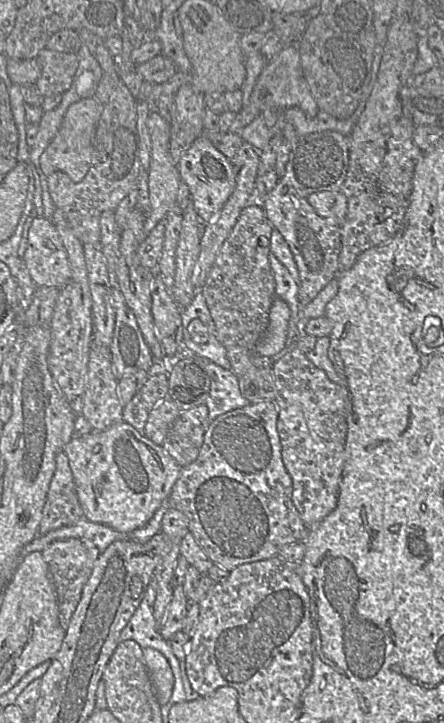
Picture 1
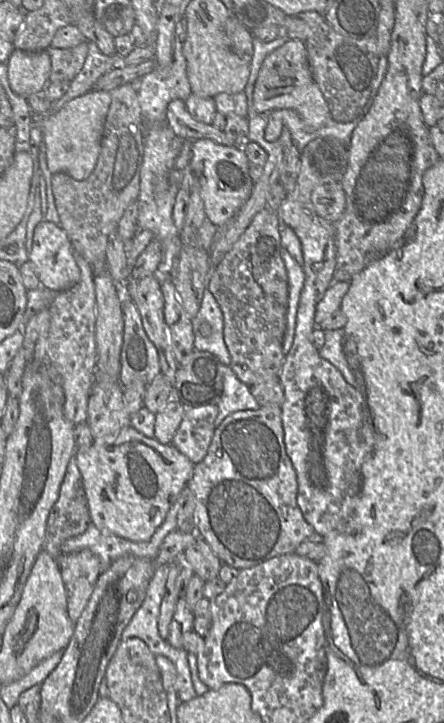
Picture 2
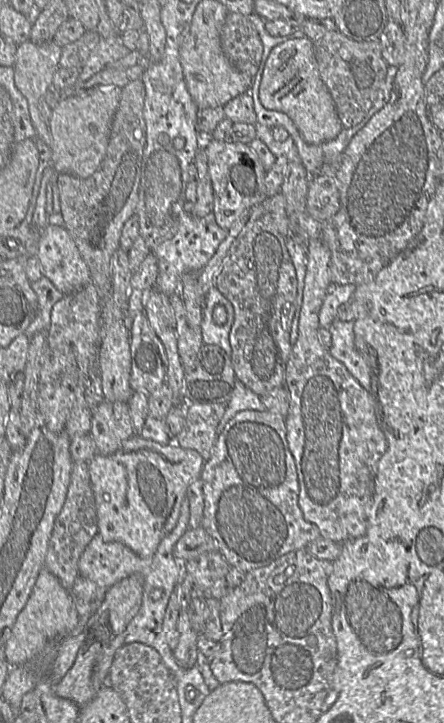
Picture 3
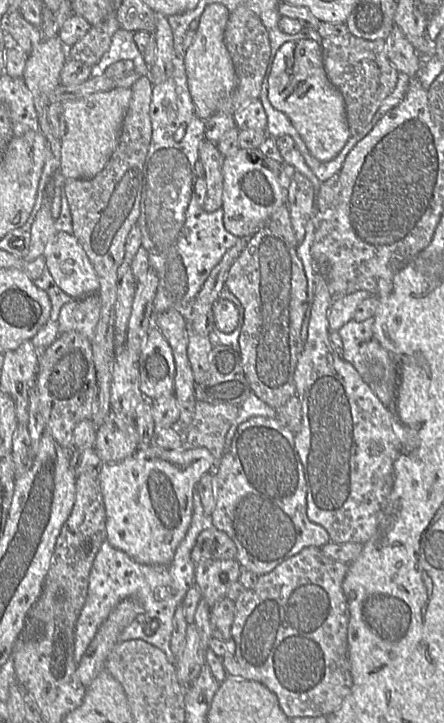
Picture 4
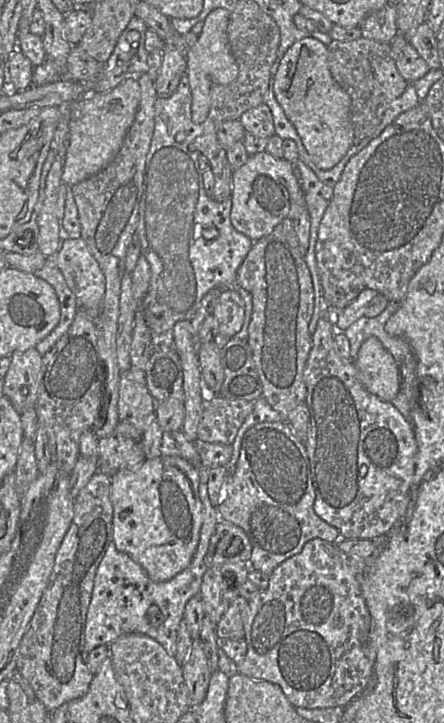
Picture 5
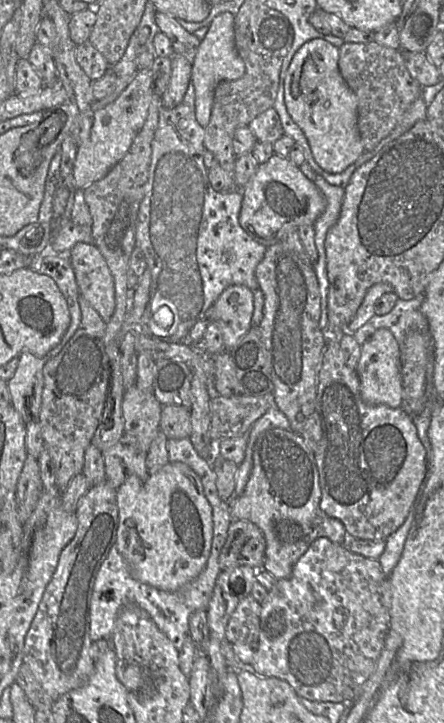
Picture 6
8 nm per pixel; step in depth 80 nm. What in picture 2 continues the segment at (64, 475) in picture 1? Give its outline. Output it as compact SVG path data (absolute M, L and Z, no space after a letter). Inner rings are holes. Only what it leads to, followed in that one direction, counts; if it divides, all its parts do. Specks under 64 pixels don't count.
M73 456L61 483L58 499L47 518L43 550L57 559L62 554L62 544L84 533L91 523L81 473Z

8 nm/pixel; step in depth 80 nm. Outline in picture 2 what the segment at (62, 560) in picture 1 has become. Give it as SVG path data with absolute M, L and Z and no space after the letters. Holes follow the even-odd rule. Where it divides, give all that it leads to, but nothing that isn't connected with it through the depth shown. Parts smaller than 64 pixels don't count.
M86 549L68 554L62 553L56 561L67 593L67 613L75 624L101 574L100 561Z

